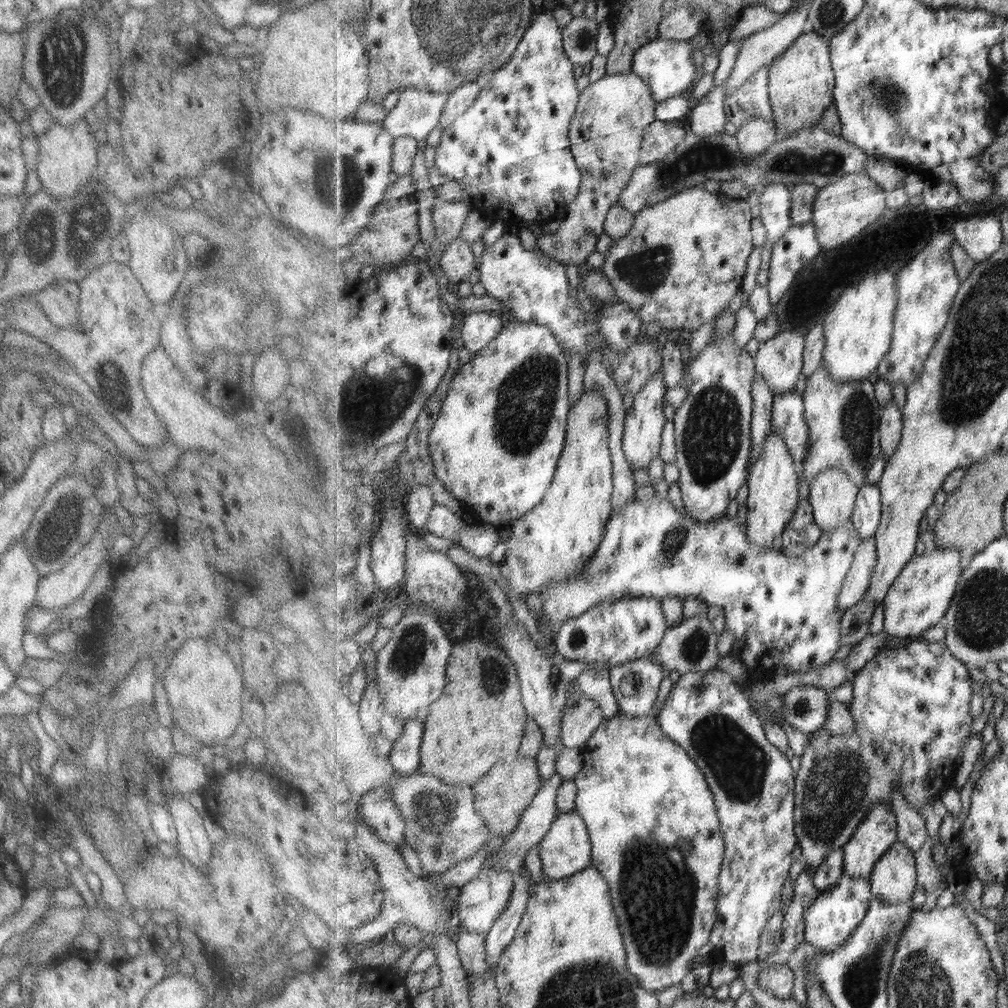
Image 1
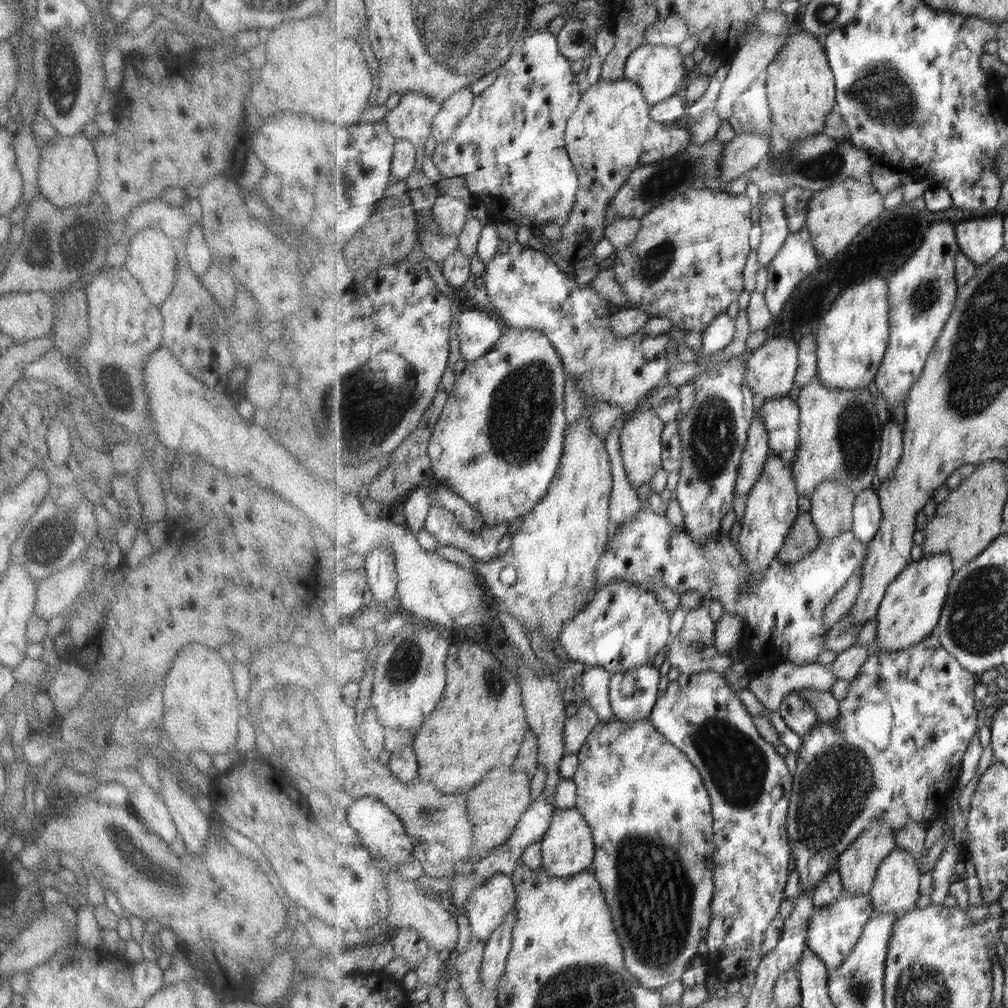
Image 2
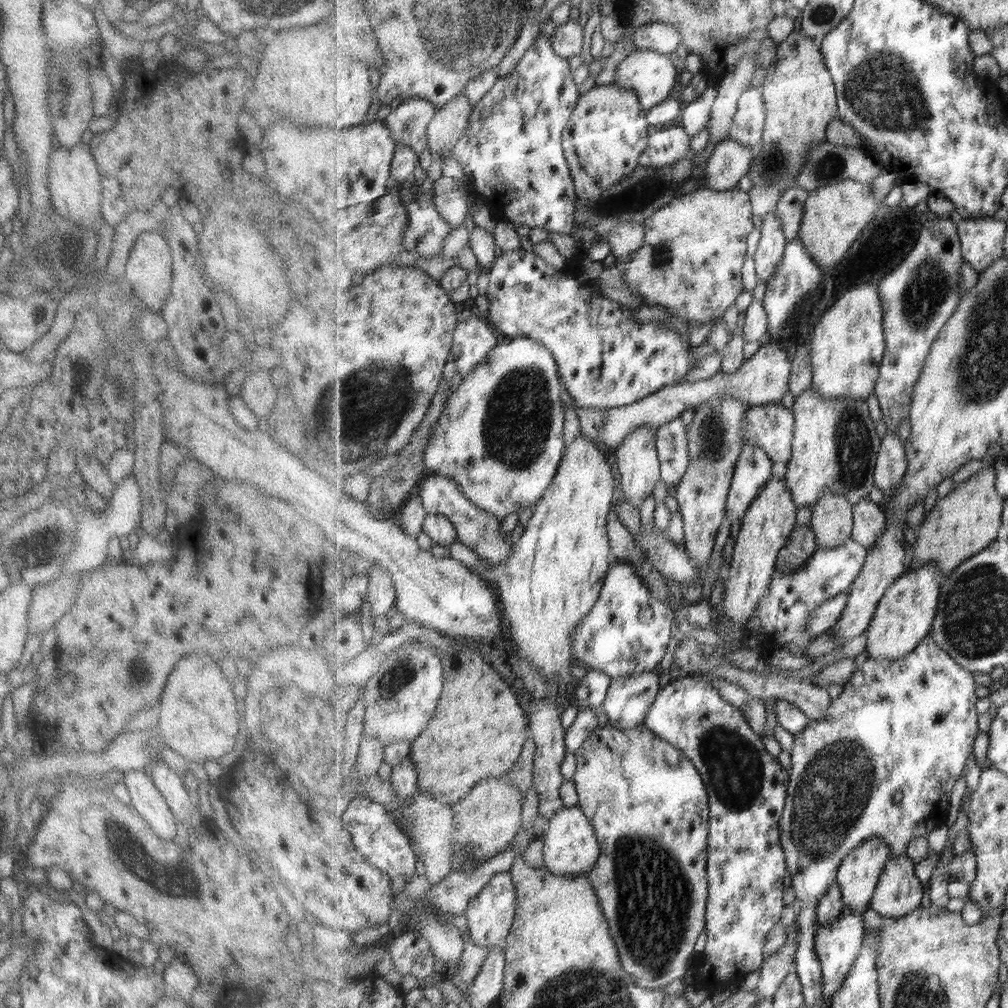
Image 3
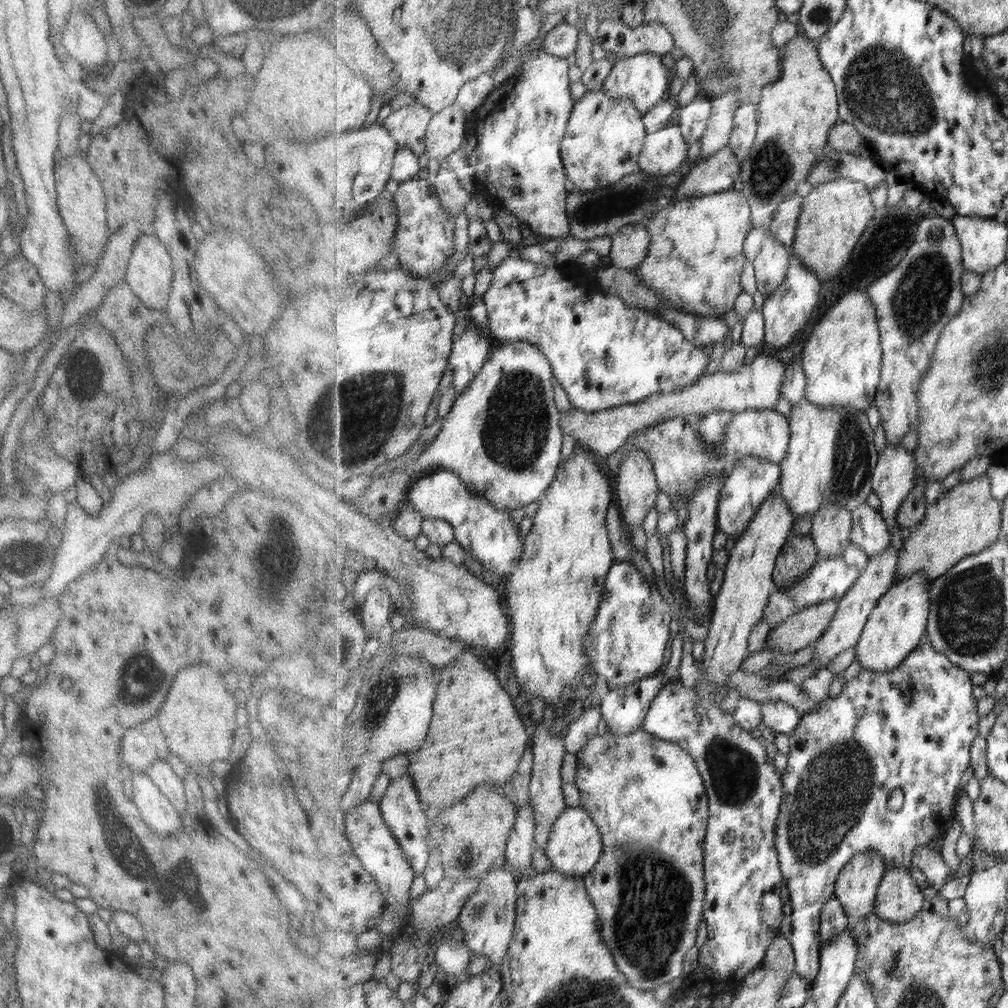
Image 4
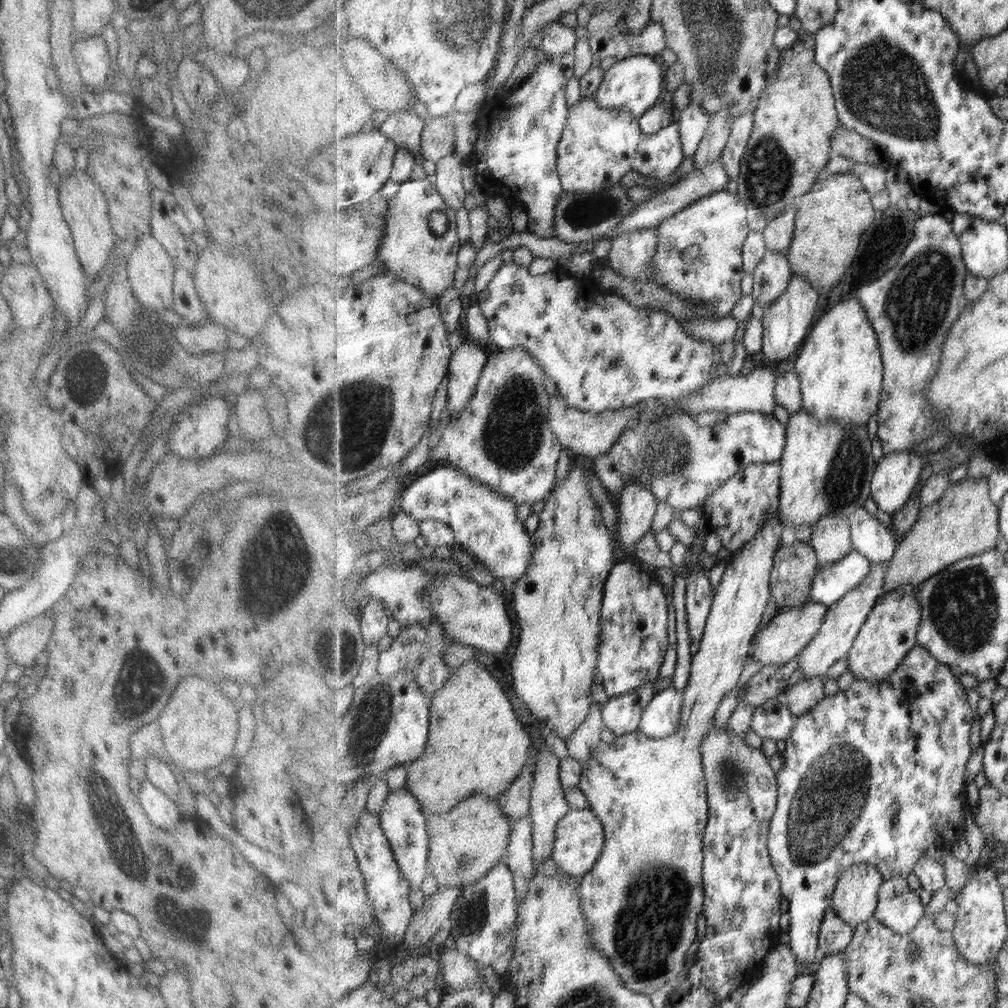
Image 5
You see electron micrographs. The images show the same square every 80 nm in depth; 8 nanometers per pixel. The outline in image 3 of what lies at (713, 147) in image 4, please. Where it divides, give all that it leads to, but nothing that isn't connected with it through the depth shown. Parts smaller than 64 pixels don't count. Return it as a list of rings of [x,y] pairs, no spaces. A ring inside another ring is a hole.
[[[750,54],[721,82],[716,101],[712,106],[711,120],[708,122],[711,144],[716,146],[728,137],[727,134],[733,126],[734,116],[738,111],[740,97],[751,88],[752,76],[757,70],[759,65],[754,55]]]

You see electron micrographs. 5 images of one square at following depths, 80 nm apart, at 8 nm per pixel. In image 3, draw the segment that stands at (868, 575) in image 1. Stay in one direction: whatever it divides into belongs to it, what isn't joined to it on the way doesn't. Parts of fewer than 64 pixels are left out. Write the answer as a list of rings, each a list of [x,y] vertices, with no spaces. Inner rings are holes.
[[[850,590],[842,592],[815,609],[808,622],[808,634],[816,639],[830,631],[839,622],[842,612],[847,608],[849,593]]]

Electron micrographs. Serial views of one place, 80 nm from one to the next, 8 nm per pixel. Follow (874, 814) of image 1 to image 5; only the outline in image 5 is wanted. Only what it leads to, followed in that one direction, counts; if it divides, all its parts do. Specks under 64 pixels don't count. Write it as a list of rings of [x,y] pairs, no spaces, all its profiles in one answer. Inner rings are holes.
[[[860,862],[840,876],[830,905],[839,919],[851,927],[874,918],[884,878],[874,864]]]

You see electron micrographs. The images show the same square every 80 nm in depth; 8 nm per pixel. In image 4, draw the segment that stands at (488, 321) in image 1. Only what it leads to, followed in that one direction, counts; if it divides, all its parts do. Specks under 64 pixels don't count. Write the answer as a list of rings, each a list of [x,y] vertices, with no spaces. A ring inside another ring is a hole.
[[[472,323],[454,340],[448,368],[453,371],[452,386],[457,395],[476,380],[496,345],[498,342],[488,332]]]

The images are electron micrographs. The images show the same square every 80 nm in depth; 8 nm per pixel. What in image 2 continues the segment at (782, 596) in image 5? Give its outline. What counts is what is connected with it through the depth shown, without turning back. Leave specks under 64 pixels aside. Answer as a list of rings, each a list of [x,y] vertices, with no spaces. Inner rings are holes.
[[[800,513],[788,532],[783,549],[778,555],[779,561],[787,564],[797,563],[813,553],[822,541],[811,513]]]

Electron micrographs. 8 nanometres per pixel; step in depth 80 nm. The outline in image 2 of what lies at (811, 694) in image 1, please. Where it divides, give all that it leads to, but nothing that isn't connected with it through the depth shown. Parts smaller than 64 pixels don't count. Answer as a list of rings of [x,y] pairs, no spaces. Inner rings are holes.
[[[792,693],[783,699],[777,712],[784,718],[789,728],[801,736],[812,731],[821,723],[812,704],[807,703],[803,697]]]

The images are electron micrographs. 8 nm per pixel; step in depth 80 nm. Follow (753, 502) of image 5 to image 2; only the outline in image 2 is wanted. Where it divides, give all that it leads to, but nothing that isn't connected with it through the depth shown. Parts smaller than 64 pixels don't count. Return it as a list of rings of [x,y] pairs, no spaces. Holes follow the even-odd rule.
[[[757,396],[756,416],[748,431],[748,445],[741,460],[741,474],[737,478],[736,496],[749,495],[753,491],[753,485],[761,479],[761,471],[765,469],[767,457],[769,457],[769,433],[765,429],[763,415],[759,408],[763,408],[767,400]]]

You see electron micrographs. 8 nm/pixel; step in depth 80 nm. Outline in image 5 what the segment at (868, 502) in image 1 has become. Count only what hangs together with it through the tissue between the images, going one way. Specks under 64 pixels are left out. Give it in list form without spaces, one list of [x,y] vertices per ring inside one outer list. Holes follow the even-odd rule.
[[[863,506],[849,519],[854,549],[867,557],[872,564],[890,563],[898,545],[893,532],[887,527],[887,519],[881,514],[869,514]]]

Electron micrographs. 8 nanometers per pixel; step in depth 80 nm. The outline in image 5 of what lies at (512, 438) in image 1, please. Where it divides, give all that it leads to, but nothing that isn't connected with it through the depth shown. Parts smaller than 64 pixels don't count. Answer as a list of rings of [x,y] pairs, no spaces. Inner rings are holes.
[[[520,346],[509,350],[490,349],[488,355],[488,364],[478,382],[475,396],[459,415],[450,417],[437,446],[429,452],[428,460],[449,464],[471,480],[481,482],[491,490],[495,488],[519,505],[545,501],[555,489],[557,462],[563,450],[556,431],[553,431],[553,426],[549,423],[551,396],[547,394],[543,382],[547,374],[540,362]]]

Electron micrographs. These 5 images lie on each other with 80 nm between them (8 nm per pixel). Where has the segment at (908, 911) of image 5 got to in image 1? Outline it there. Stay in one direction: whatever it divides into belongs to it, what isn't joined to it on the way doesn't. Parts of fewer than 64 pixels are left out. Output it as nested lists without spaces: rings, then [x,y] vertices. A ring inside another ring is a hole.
[[[897,841],[876,863],[870,883],[872,894],[881,897],[889,906],[911,906],[917,888],[913,851],[904,842]]]

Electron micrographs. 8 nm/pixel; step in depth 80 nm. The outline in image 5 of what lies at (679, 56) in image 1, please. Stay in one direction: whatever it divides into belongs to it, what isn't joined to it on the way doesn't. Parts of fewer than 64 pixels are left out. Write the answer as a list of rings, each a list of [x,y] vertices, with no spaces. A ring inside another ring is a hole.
[[[637,55],[618,61],[605,72],[605,80],[599,85],[594,98],[600,106],[617,109],[629,109],[638,120],[660,103],[665,90],[666,66],[659,64],[653,55]]]

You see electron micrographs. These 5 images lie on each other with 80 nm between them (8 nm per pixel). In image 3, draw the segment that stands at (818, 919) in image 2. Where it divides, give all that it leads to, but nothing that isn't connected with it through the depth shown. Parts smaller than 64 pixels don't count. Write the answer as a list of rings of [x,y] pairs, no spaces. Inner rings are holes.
[[[845,906],[843,915],[837,923],[825,927],[817,926],[816,950],[819,954],[823,968],[823,990],[824,1000],[830,1005],[834,994],[844,985],[849,971],[853,969],[853,963],[857,961],[862,949],[865,937],[865,912],[861,915],[855,914],[855,910]]]

